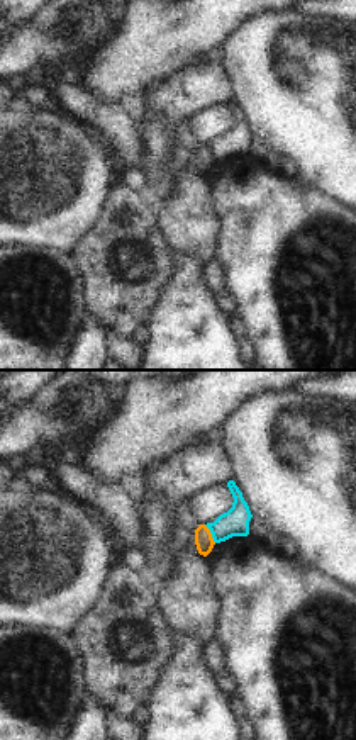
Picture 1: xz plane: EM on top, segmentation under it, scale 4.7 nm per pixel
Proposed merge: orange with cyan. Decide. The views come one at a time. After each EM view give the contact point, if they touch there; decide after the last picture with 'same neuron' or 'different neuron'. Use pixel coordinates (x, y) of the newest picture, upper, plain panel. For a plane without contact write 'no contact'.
meets orange at (211, 153)

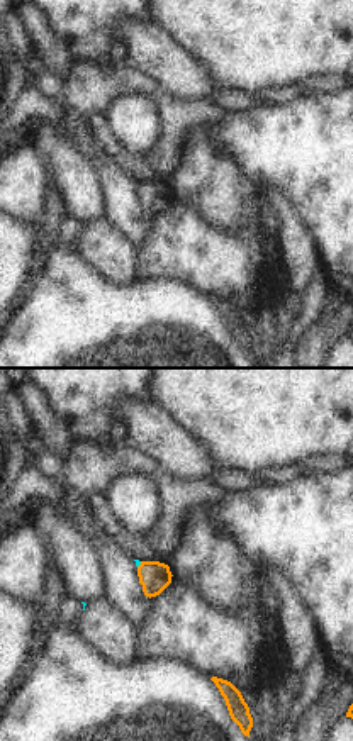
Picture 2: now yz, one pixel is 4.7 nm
meets orange at (140, 185)

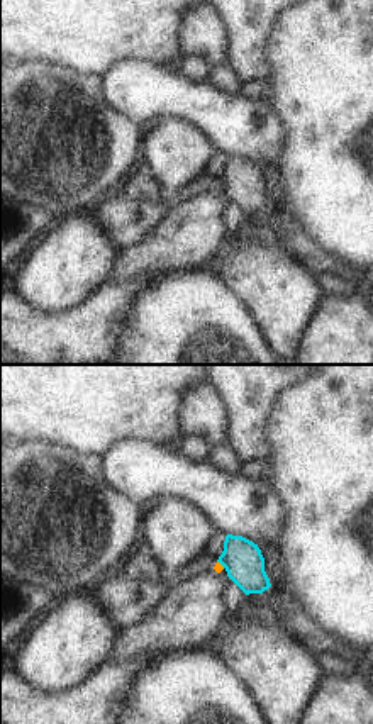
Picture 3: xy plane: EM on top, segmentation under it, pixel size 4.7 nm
meets orange at (219, 183)

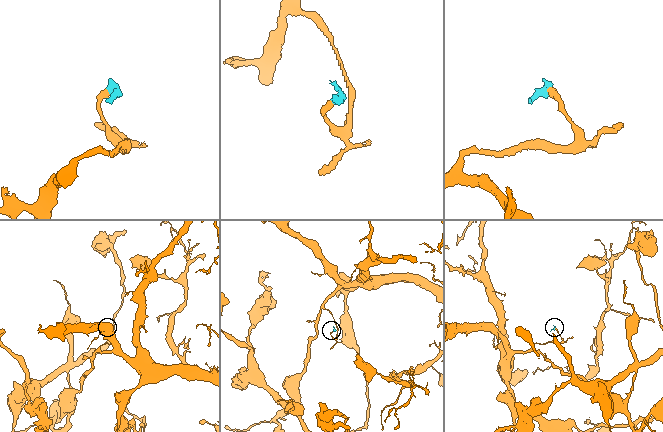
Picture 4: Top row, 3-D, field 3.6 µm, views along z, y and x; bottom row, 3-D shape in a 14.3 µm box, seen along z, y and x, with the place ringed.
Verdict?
different neuron

